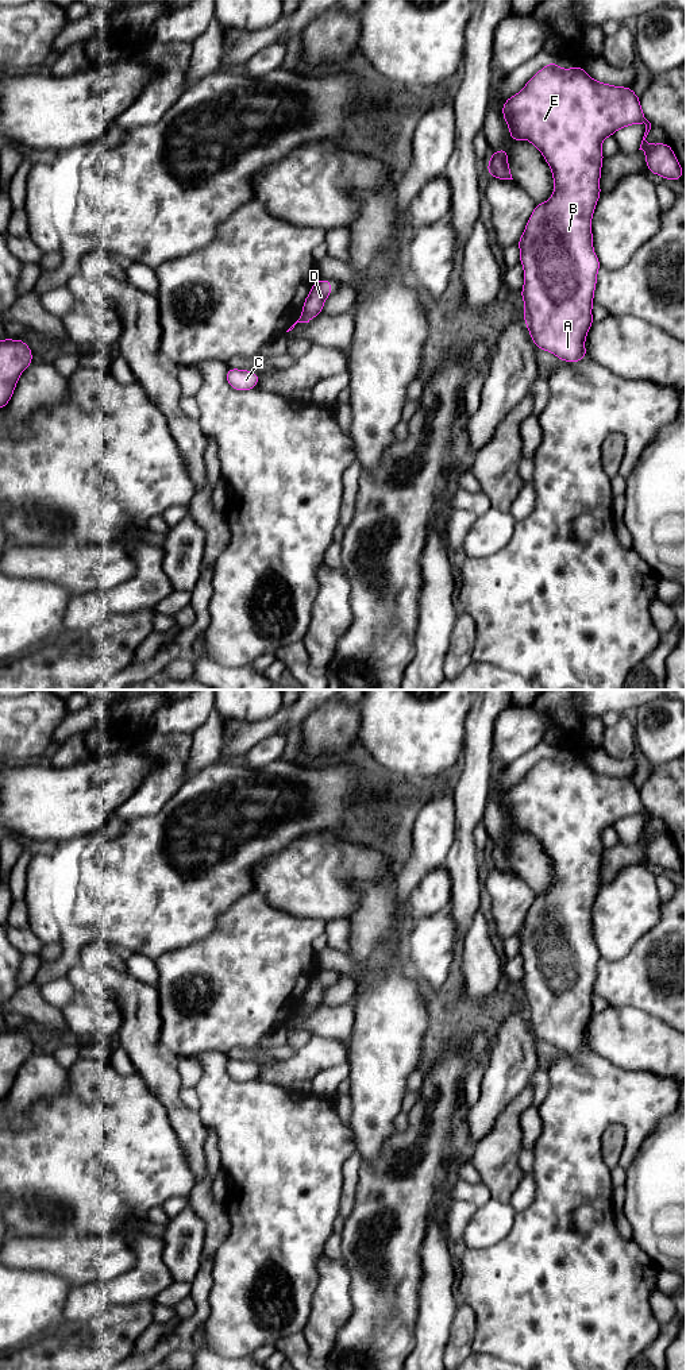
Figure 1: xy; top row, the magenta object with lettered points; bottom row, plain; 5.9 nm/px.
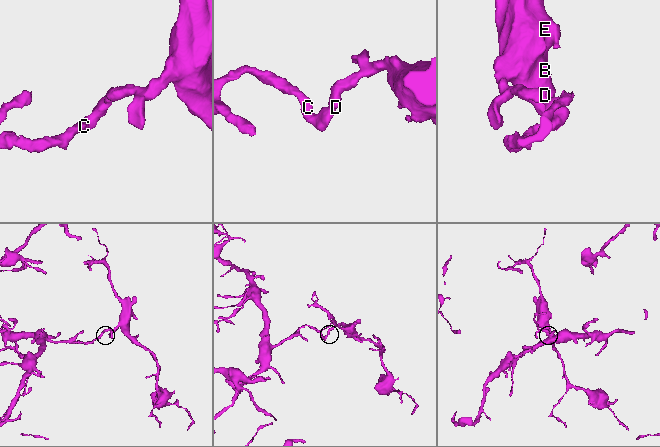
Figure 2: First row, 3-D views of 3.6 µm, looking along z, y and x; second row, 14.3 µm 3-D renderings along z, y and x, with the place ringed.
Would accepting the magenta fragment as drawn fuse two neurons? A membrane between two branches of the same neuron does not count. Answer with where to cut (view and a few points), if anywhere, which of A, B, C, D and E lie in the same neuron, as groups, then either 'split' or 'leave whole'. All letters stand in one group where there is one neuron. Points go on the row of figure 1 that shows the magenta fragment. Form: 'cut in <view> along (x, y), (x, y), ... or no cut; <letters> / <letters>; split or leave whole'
cut in xy along (303, 311), (315, 315); A B D E / C; split

